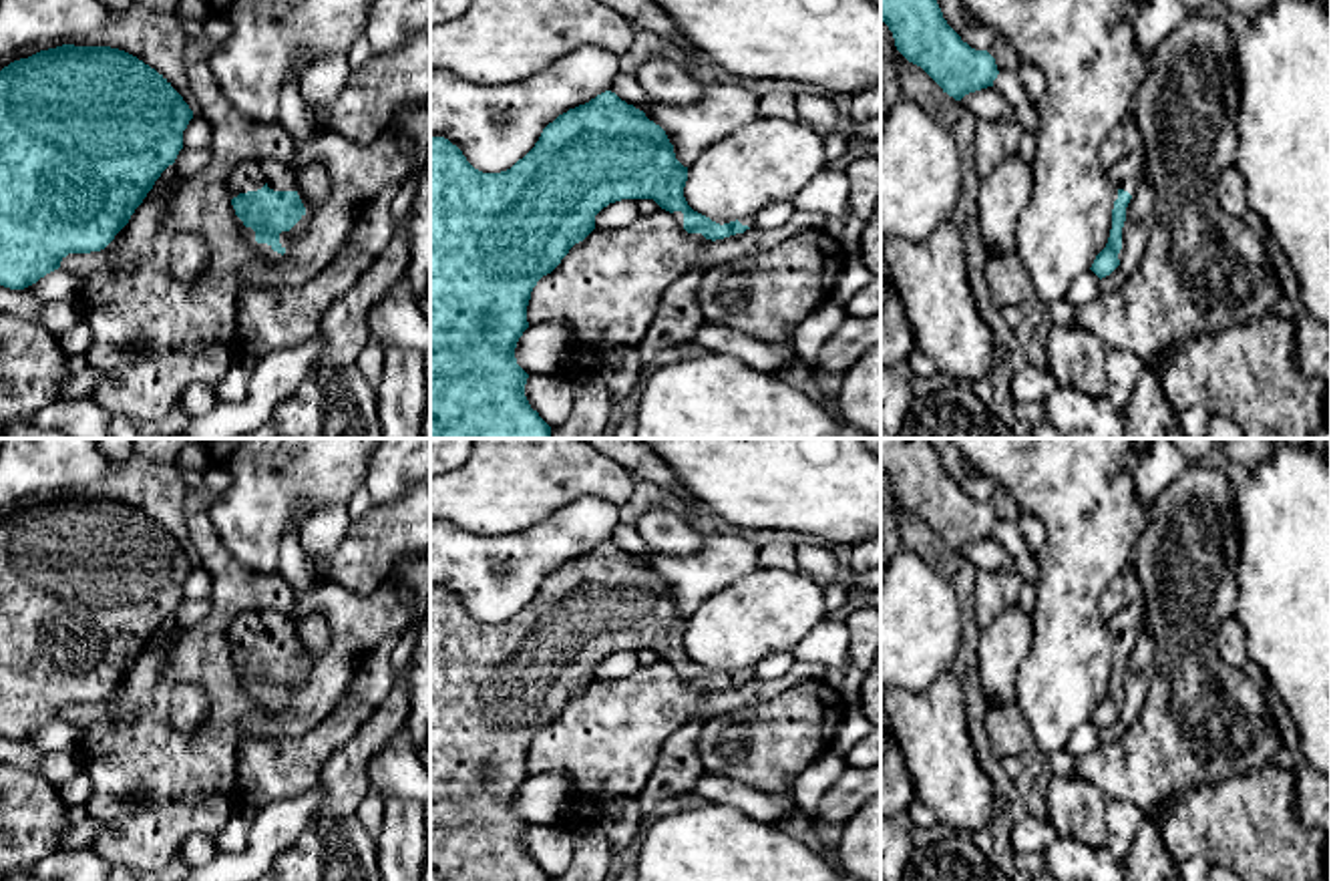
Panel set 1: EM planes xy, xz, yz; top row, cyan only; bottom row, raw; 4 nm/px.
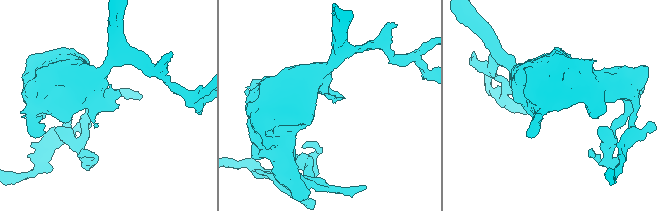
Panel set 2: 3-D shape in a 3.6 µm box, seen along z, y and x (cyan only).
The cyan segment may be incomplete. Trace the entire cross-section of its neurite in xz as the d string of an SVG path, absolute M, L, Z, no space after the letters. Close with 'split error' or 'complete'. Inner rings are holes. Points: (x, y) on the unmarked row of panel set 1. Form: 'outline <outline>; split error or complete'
outline M605 541L585 555L569 559L549 573L535 597L519 609L511 620L501 624L483 624L474 620L462 601L444 587L430 587L430 881L551 881L551 877L531 859L525 847L529 825L517 815L515 799L523 782L529 778L527 756L537 732L551 724L569 700L583 692L595 680L595 666L609 654L621 650L653 650L661 660L670 662L678 676L692 688L702 692L716 692L734 688L750 678L756 678L754 668L736 672L712 672L710 668L694 662L686 648L684 638L688 632L688 618L684 618L674 603L666 581L649 571L643 561L621 551L615 543Z; split error

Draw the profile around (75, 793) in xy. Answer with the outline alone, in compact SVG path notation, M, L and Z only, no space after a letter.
M84 768L58 786L58 795L66 807L86 807L90 792L92 780Z

